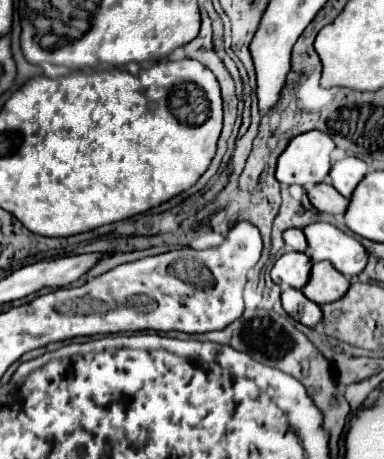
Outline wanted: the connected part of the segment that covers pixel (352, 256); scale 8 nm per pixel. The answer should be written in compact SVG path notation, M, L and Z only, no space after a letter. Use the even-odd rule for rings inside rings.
M312 223L302 231L308 241L306 255L312 261L330 261L346 277L354 277L364 269L368 261L366 249L358 239L346 235L336 225Z

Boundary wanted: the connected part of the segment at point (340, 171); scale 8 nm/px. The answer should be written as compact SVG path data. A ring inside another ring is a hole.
M346 157L332 165L330 179L332 179L334 189L348 199L352 195L352 191L356 189L356 185L366 175L366 171L368 171L368 167L364 161L360 161L358 157Z

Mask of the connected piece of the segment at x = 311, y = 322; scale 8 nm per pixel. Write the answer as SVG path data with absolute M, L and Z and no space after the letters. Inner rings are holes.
M284 289L282 291L282 307L284 311L300 321L302 325L308 325L308 327L316 327L320 323L320 317L322 317L322 311L320 307L310 301L302 291L298 289Z

